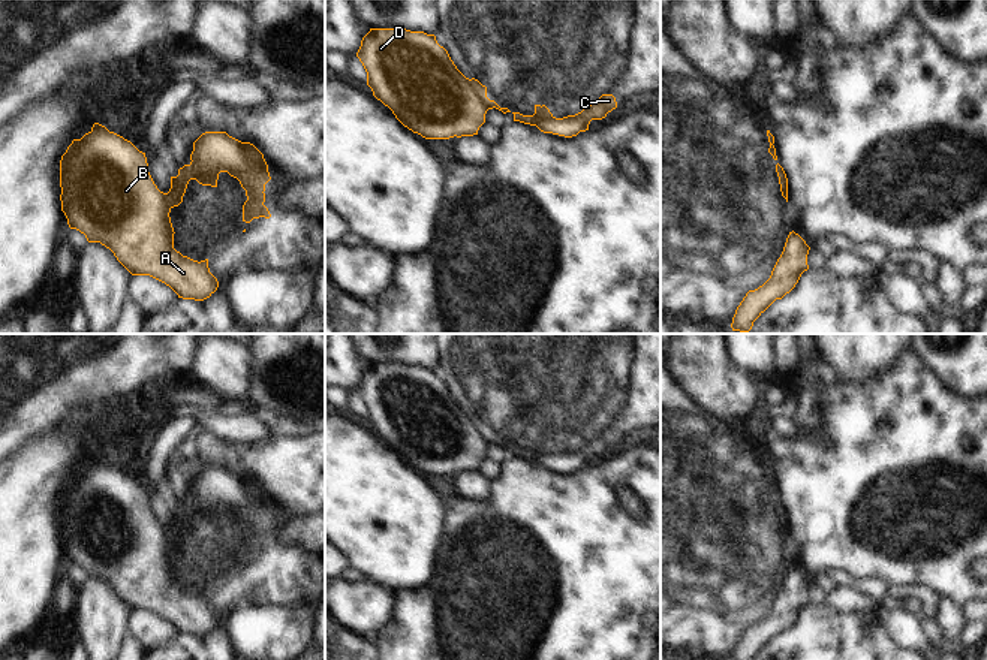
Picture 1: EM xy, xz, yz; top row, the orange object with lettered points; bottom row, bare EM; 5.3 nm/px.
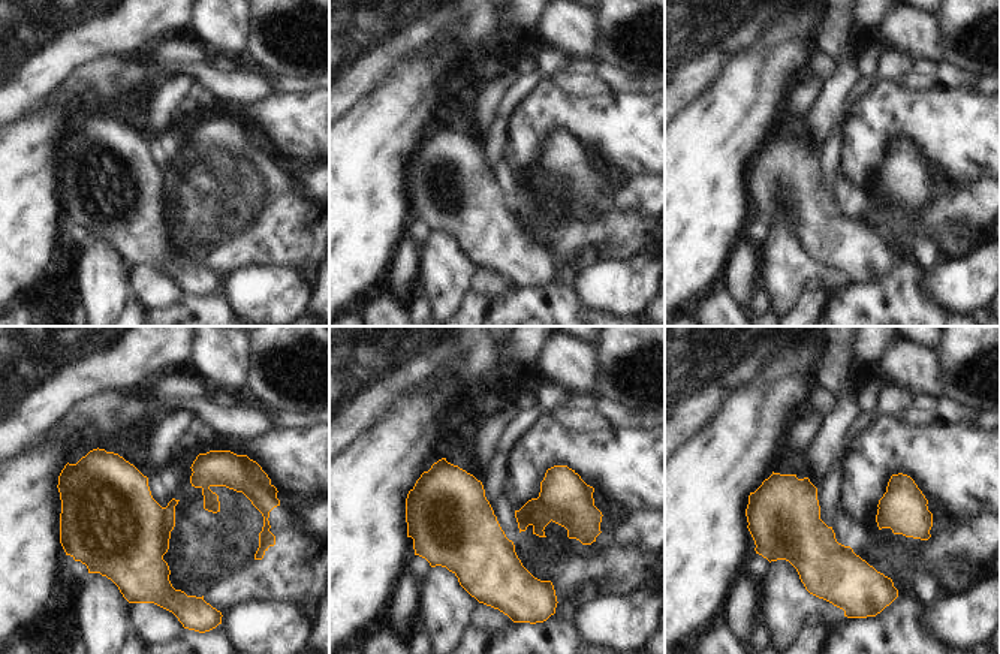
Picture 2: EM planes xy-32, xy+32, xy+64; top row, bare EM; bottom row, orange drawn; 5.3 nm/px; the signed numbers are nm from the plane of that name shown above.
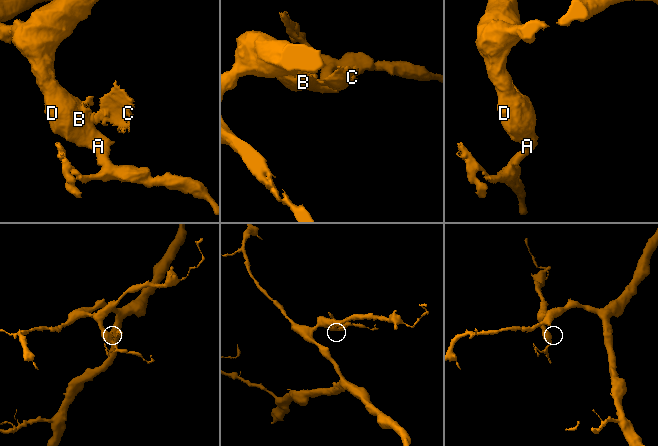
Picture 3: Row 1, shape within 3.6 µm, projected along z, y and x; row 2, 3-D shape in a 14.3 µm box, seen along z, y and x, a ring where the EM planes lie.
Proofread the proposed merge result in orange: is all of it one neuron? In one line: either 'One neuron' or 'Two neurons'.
Two neurons.

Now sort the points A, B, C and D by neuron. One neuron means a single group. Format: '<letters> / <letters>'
A B D / C

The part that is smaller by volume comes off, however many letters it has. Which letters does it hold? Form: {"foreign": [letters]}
{"foreign": ["C"]}

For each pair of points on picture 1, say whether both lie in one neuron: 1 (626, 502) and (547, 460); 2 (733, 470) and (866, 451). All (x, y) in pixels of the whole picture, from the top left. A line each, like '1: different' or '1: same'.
1: different
2: different

